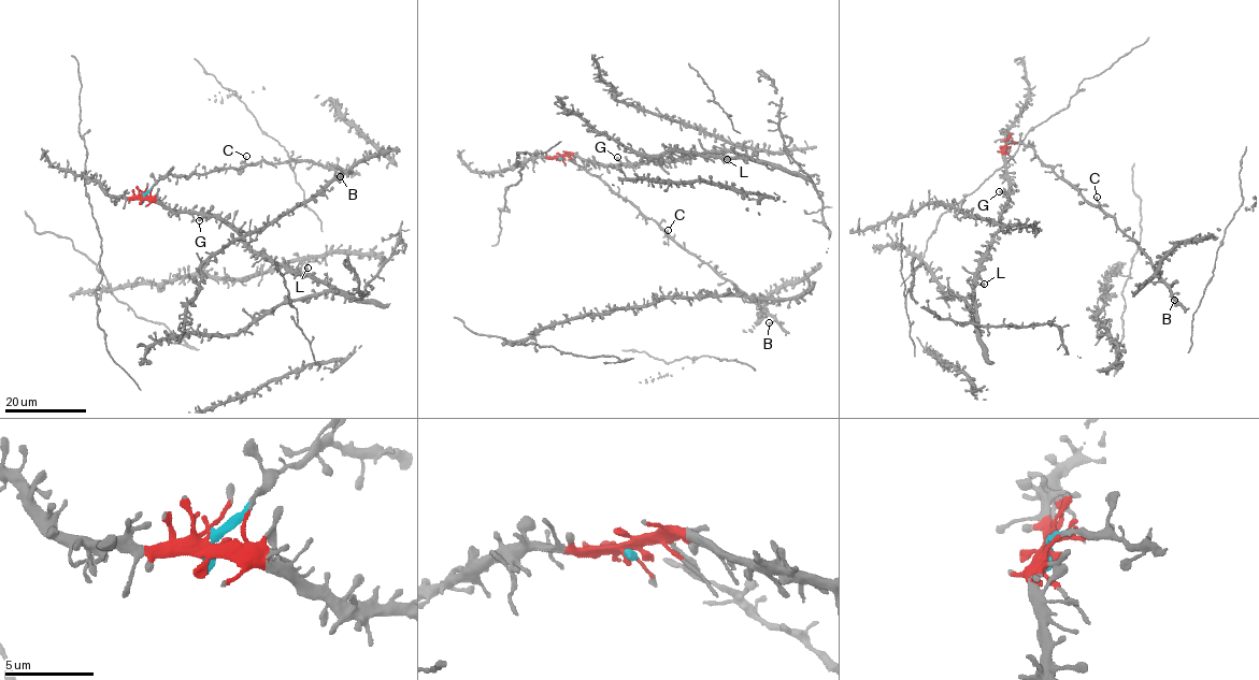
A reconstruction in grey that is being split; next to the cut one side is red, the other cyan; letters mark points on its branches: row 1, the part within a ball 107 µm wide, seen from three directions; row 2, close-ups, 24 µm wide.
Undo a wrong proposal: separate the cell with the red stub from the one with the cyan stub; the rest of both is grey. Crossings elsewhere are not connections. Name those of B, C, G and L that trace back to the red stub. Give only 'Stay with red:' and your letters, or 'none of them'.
Stay with red: G, L

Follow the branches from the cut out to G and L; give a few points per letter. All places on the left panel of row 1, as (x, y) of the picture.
G: (142, 198), (155, 199), (173, 210), (199, 213), (202, 216), (198, 220)
L: (142, 198), (155, 199), (172, 210), (219, 214), (254, 251), (266, 254), (300, 272), (308, 268)

